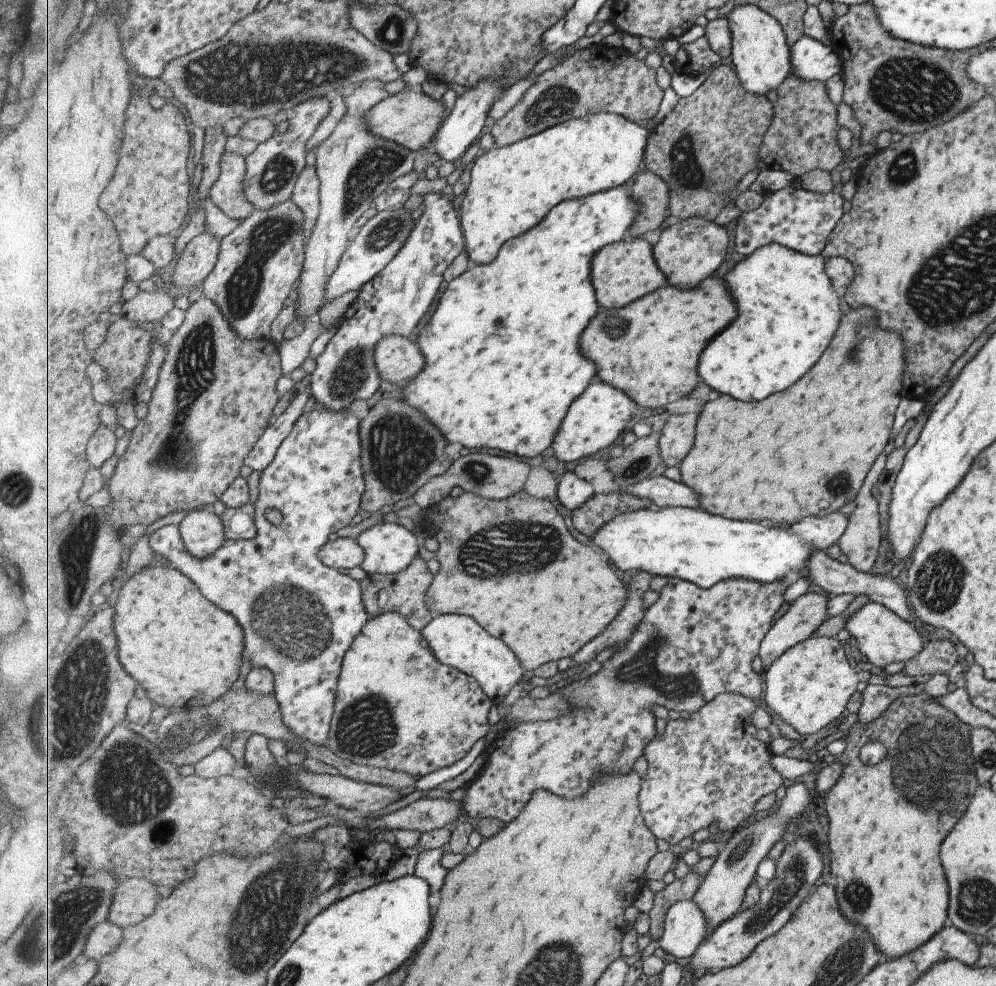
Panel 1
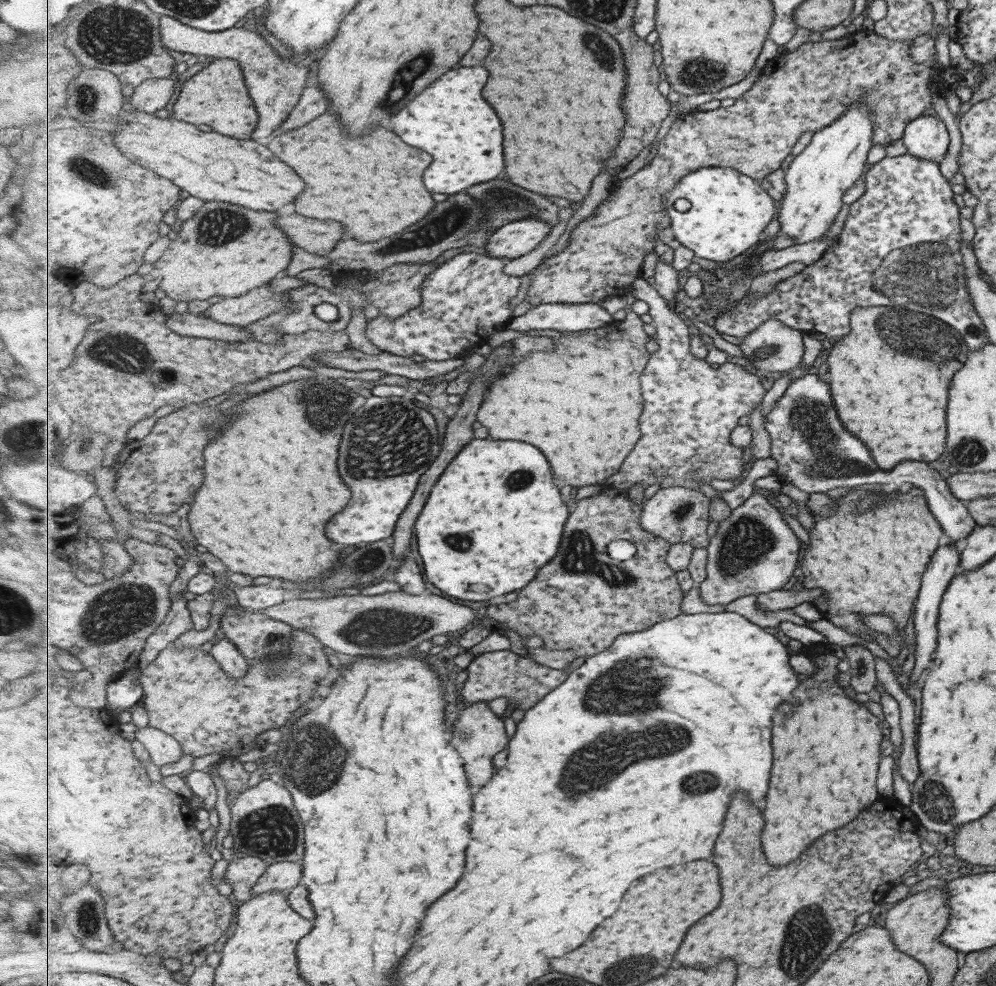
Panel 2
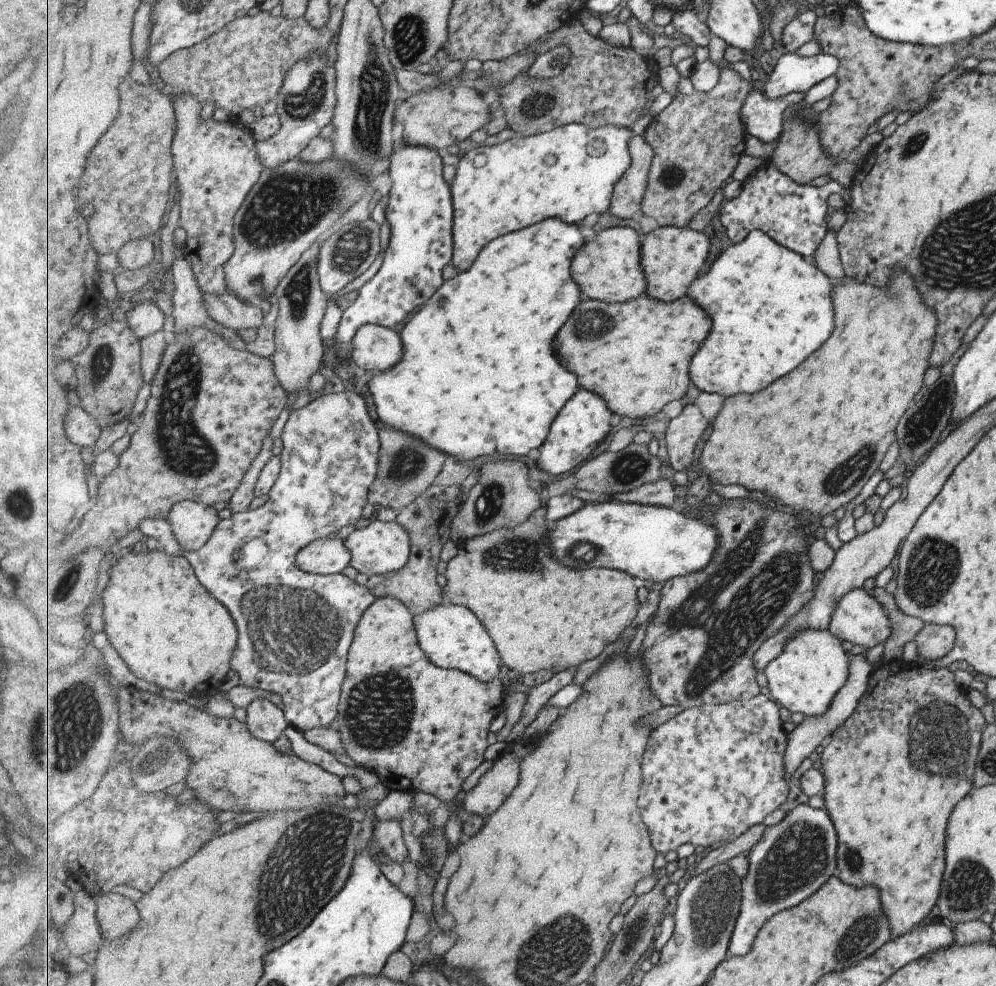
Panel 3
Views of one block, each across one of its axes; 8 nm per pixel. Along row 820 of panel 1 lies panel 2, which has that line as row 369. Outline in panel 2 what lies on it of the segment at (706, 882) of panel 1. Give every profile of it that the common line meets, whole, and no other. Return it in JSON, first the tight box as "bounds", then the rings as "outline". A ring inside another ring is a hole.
{"bounds":[739,319,805,372],"outline":[[[781,319],[766,320],[765,324],[761,324],[759,328],[753,330],[753,333],[742,339],[742,343],[739,345],[742,354],[757,369],[767,370],[767,372],[789,372],[801,367],[799,362],[803,360],[803,354],[805,354],[803,334],[799,330],[785,326],[781,321]]]}

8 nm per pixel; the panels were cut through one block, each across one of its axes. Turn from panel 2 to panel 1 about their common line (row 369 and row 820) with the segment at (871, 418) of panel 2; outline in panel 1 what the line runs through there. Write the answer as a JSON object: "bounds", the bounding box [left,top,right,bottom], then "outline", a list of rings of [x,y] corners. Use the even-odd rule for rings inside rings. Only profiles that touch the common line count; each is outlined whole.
{"bounds":[824,692,978,960],"outline":[[[923,692],[912,696],[900,696],[895,698],[875,720],[871,720],[869,724],[861,726],[859,722],[855,722],[846,731],[841,731],[837,737],[844,742],[844,749],[841,754],[835,756],[834,760],[837,764],[841,764],[841,774],[830,786],[824,796],[824,806],[826,817],[828,818],[828,834],[827,843],[829,844],[829,872],[835,874],[835,888],[837,888],[837,900],[841,900],[841,912],[845,912],[845,920],[849,920],[851,924],[859,924],[867,930],[871,942],[875,944],[875,948],[889,960],[889,958],[899,958],[915,948],[919,948],[921,944],[925,944],[933,934],[937,934],[943,928],[943,922],[947,918],[947,884],[943,878],[943,868],[939,864],[937,852],[939,852],[939,842],[949,834],[949,830],[954,828],[955,822],[963,816],[965,808],[969,806],[971,798],[974,794],[975,787],[978,785],[973,768],[973,758],[971,754],[971,746],[969,744],[969,733],[971,732],[969,725],[961,722],[953,712],[945,709],[942,704],[933,700],[928,694]],[[869,742],[881,742],[887,750],[885,758],[877,764],[865,764],[859,760],[859,750]]]}

